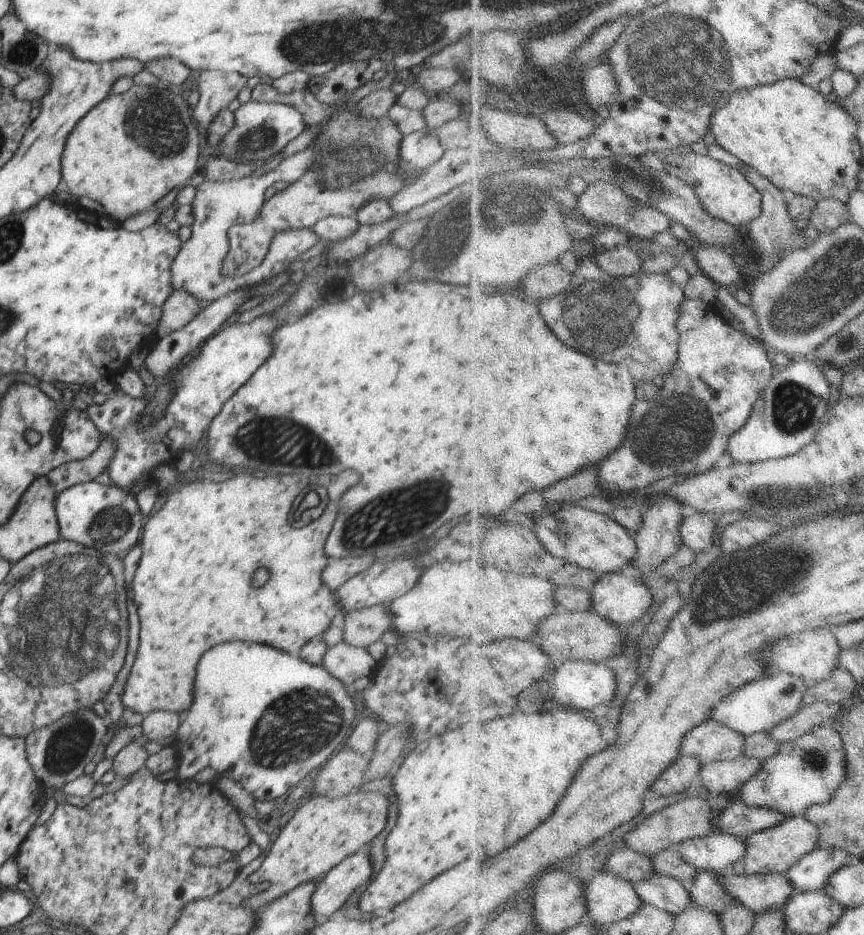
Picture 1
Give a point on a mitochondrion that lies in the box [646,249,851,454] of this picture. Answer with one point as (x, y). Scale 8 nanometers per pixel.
(795, 407)

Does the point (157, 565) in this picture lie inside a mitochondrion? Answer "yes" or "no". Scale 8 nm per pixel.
no

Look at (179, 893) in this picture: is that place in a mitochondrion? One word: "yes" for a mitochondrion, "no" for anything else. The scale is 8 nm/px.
no

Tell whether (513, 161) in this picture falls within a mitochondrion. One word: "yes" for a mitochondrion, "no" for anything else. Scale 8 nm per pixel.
no

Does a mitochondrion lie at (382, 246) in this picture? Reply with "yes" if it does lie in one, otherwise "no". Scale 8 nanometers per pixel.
no

